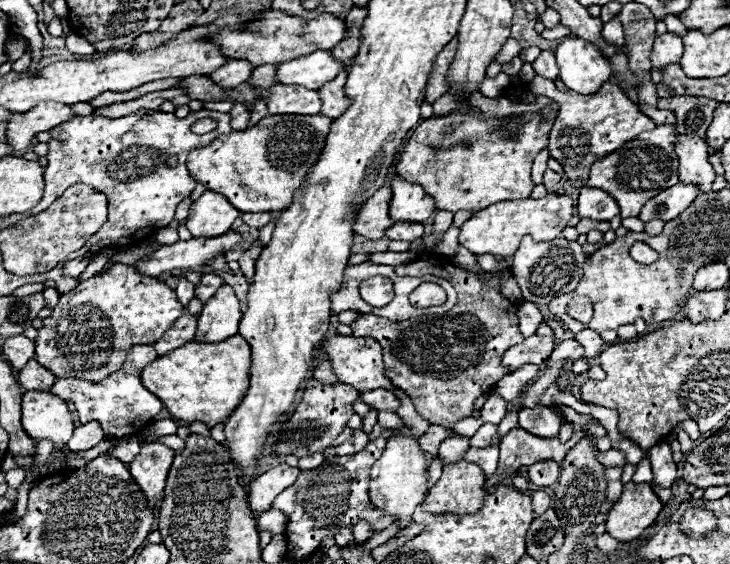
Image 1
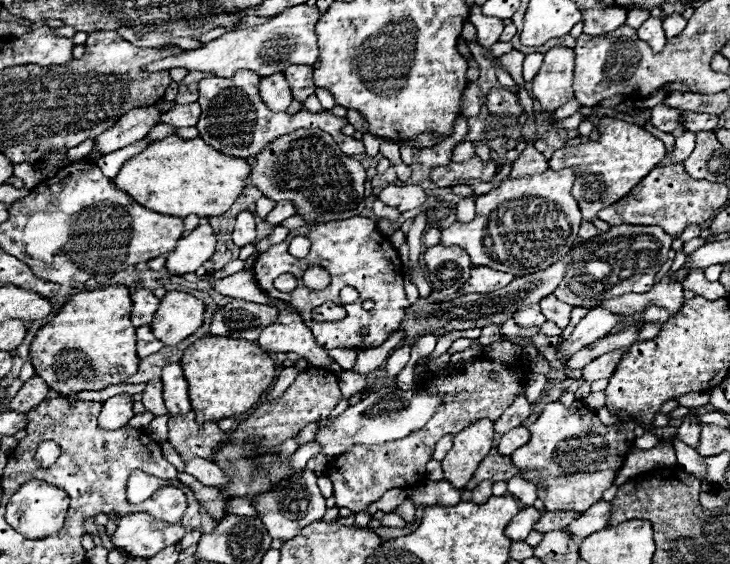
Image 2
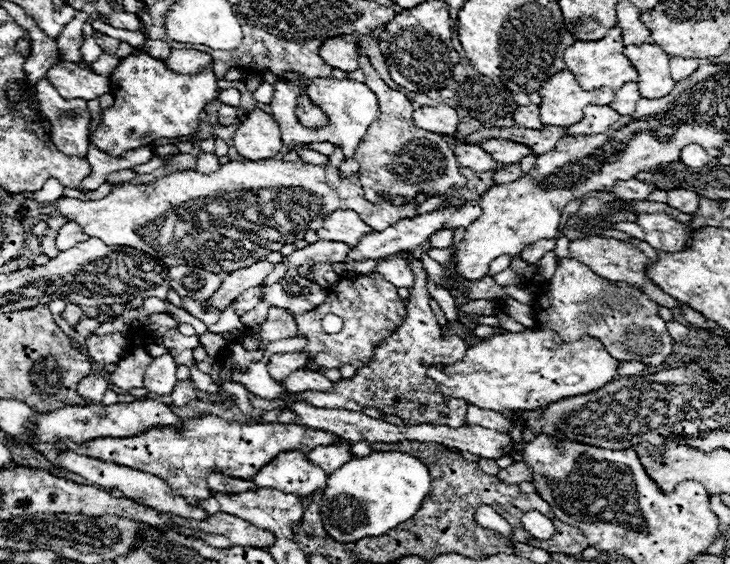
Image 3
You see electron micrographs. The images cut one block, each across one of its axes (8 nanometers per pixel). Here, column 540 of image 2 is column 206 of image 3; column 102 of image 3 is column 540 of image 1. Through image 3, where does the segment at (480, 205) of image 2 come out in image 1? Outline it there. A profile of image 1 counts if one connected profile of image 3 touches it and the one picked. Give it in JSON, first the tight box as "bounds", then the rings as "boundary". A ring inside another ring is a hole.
{"bounds":[460,192,574,258],"boundary":[[[548,192],[544,198],[522,198],[522,200],[502,200],[496,202],[484,210],[478,210],[472,214],[470,220],[466,220],[460,228],[460,246],[468,248],[472,254],[492,254],[498,258],[508,258],[518,250],[518,244],[522,236],[532,236],[534,242],[550,242],[554,238],[560,238],[560,232],[568,226],[568,220],[574,216],[574,204],[572,198],[566,194]]]}

